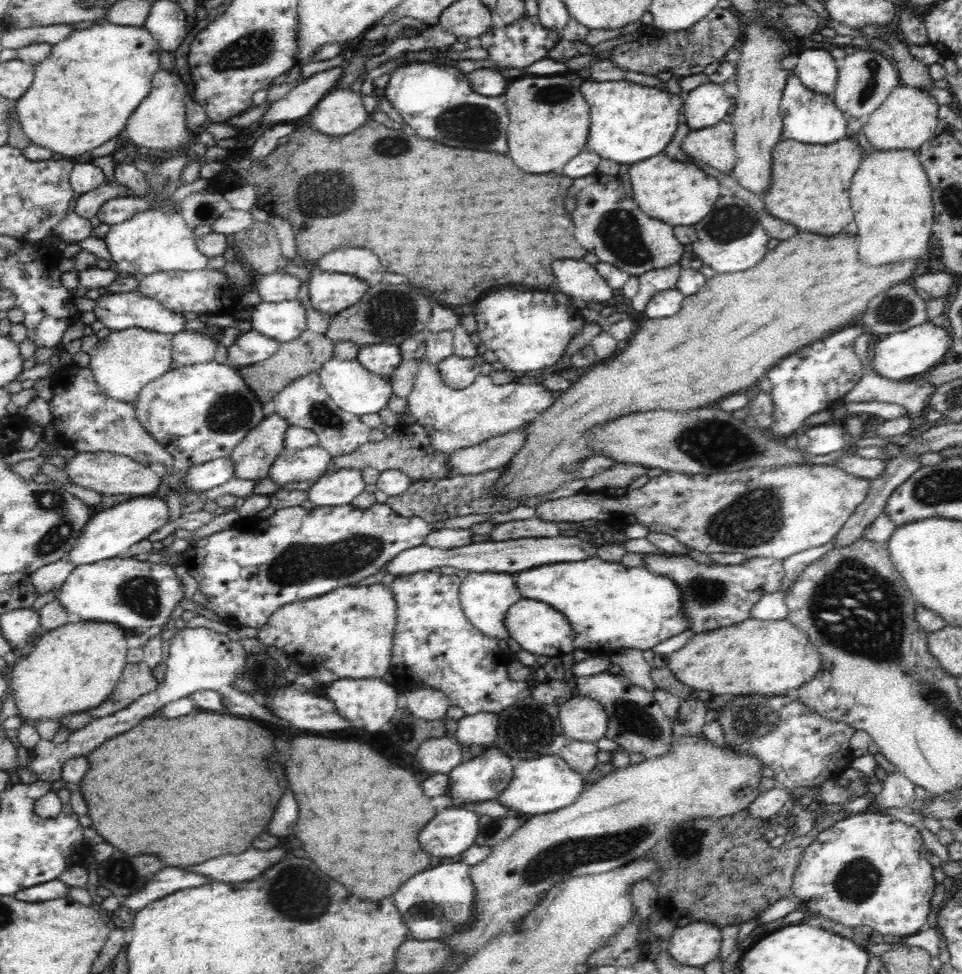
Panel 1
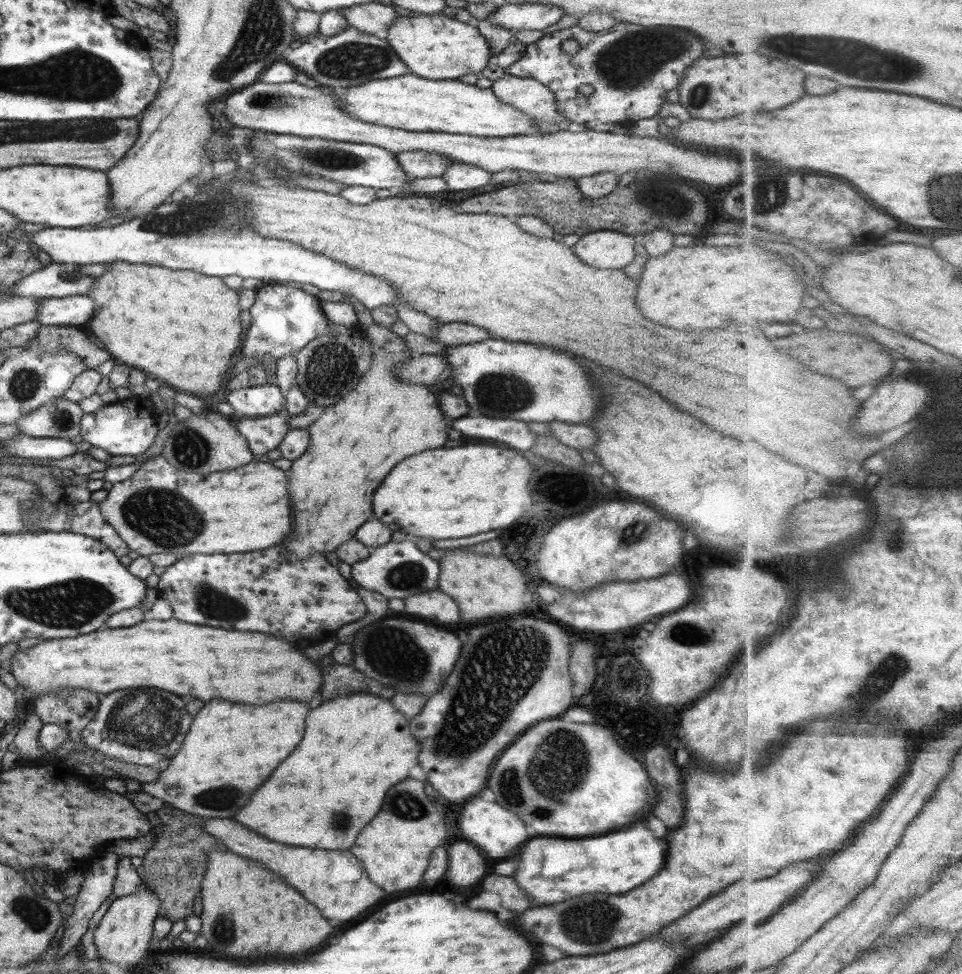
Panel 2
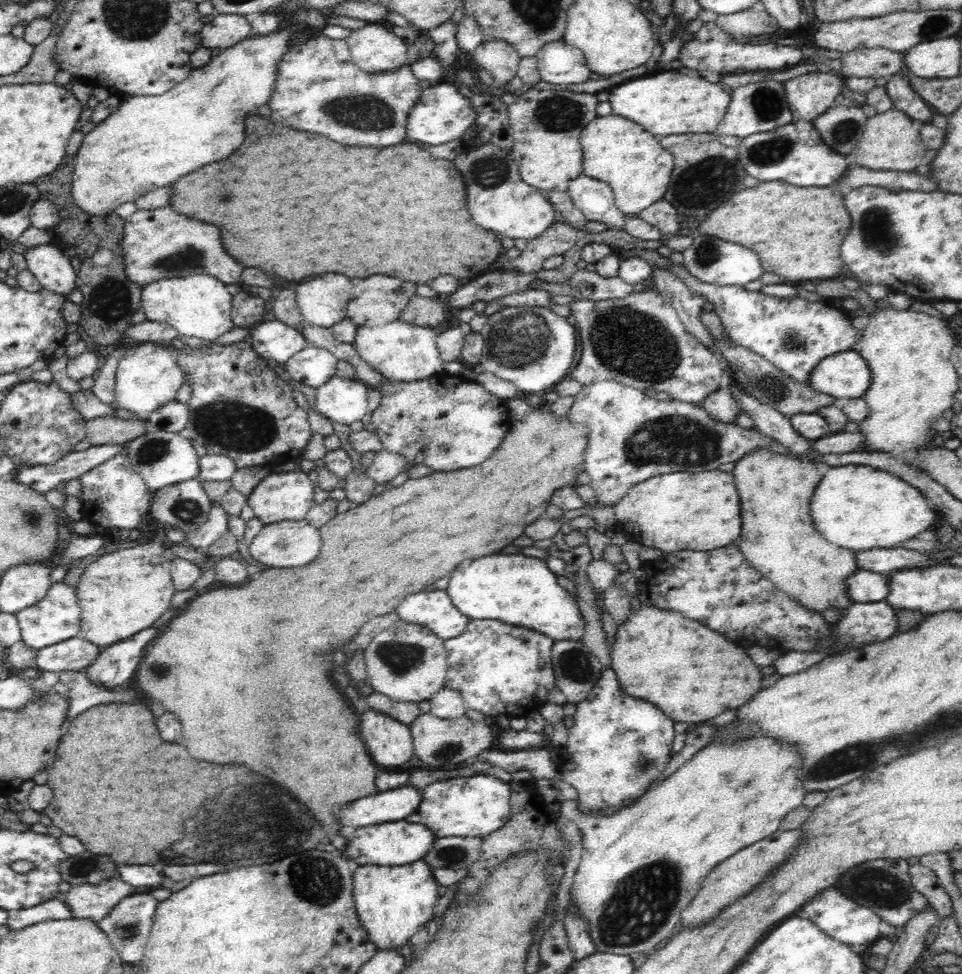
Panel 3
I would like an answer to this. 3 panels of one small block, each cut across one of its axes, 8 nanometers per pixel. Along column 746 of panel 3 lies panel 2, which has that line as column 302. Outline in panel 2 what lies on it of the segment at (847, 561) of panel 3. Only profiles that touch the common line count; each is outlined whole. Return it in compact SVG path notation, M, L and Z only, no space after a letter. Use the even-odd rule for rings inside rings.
M346 295L358 315L358 325L369 336L373 350L373 361L368 372L356 384L352 392L345 394L336 404L325 407L320 419L307 427L309 445L307 451L299 459L293 460L287 470L288 492L292 504L292 532L290 538L284 540L288 548L288 561L308 559L314 553L326 556L336 548L348 543L360 526L372 518L372 492L378 488L384 476L402 460L424 452L428 448L440 448L449 439L451 419L440 410L437 396L423 384L406 384L395 374L395 370L406 359L416 354L407 349L402 336L392 333L388 328L376 325L369 308L364 306L355 296Z

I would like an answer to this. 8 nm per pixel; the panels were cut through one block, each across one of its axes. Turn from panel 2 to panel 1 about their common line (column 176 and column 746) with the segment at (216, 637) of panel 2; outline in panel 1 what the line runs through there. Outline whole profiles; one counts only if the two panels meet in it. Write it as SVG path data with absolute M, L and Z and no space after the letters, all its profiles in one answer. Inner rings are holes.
M750 620L692 636L684 648L670 656L669 669L682 684L712 694L760 694L778 696L796 690L816 676L820 654L808 636L784 620Z

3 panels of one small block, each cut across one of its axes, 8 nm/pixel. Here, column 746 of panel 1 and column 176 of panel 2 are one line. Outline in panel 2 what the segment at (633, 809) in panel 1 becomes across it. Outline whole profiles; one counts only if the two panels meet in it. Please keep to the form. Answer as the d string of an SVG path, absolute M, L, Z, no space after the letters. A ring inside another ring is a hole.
M210 700L194 716L192 728L188 730L183 746L171 758L166 770L161 772L156 782L141 782L141 792L160 798L189 815L200 817L232 818L234 810L242 808L246 800L256 792L258 786L268 780L272 770L296 748L304 736L304 720L308 714L306 702L296 700L274 700L272 704L252 706L252 704L234 704L230 700Z

